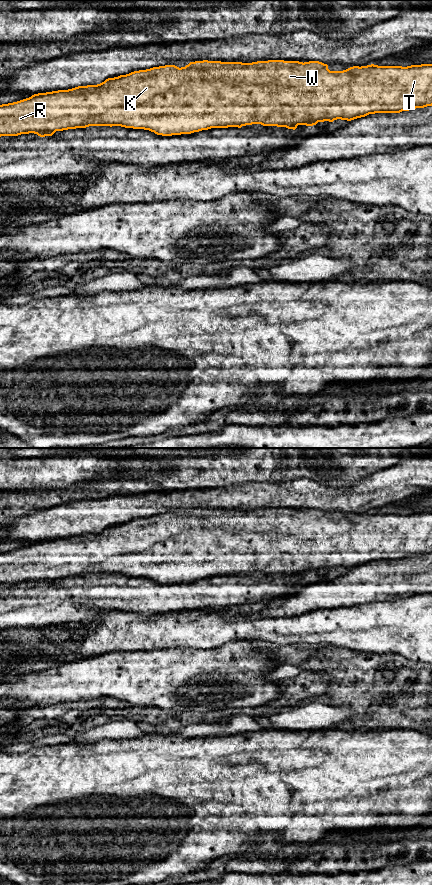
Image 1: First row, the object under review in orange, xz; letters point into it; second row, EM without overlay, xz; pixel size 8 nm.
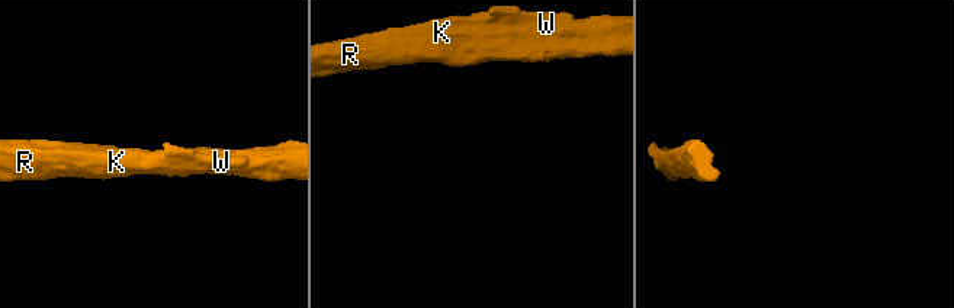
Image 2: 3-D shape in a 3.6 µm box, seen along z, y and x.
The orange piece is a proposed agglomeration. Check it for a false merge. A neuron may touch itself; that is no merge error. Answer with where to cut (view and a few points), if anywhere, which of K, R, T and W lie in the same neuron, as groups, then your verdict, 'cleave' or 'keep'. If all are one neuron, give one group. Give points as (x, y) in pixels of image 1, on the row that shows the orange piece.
cut none; groups K R T W; keep

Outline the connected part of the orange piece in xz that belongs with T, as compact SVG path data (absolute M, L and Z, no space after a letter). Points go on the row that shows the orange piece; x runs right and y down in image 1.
M284 60L252 63L195 61L185 67L165 65L108 78L97 85L78 86L34 94L29 98L0 105L0 137L34 133L52 136L56 131L89 126L121 126L144 129L157 135L191 134L211 128L228 128L261 124L295 130L298 125L313 126L318 122L341 119L351 121L375 113L400 113L432 106L432 64L402 66L353 66L343 71L330 71L319 61Z

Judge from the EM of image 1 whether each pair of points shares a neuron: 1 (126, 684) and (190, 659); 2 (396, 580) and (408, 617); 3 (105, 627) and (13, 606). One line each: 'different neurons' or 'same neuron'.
1: same neuron
2: different neurons
3: different neurons

